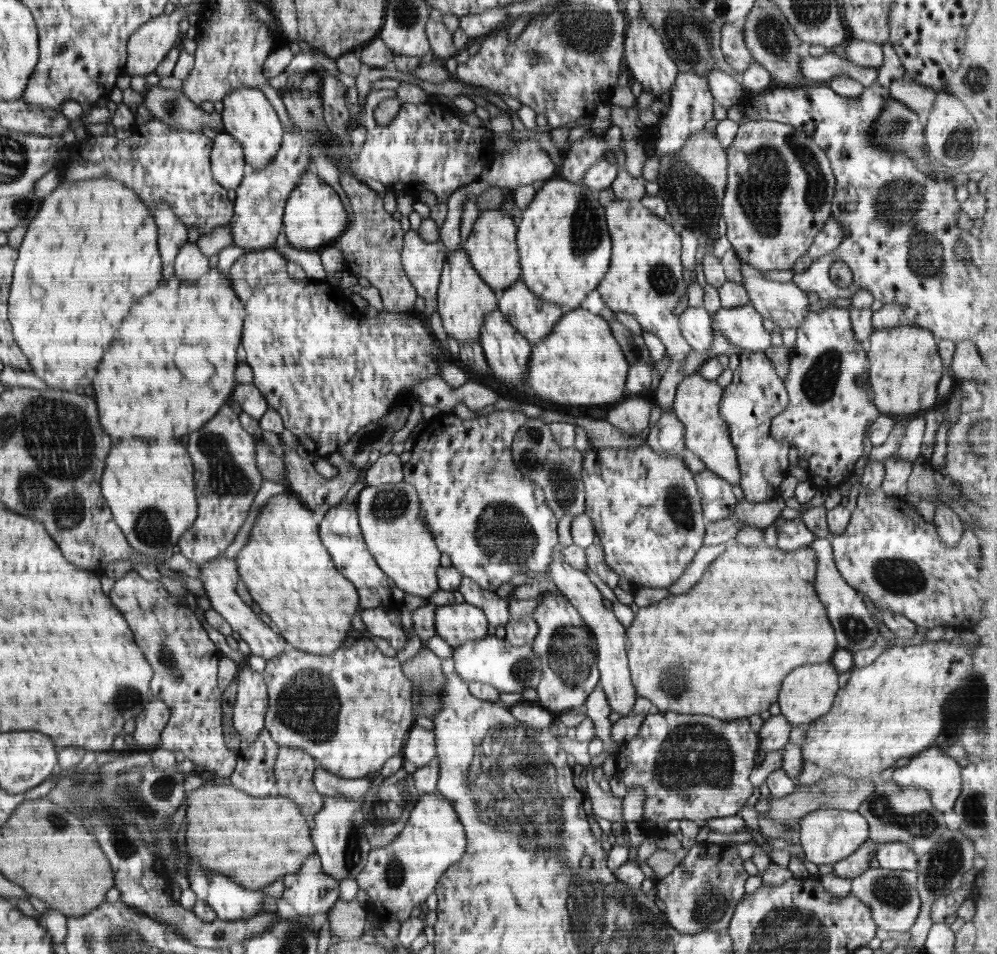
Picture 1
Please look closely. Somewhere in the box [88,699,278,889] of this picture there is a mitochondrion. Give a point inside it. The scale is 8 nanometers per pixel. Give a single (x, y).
(129, 800)

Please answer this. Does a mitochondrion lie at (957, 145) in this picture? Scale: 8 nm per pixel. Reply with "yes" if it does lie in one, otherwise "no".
yes

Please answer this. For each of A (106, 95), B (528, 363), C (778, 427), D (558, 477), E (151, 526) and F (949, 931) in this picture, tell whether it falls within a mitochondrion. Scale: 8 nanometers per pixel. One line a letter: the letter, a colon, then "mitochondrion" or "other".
A: other
B: other
C: other
D: mitochondrion
E: mitochondrion
F: other

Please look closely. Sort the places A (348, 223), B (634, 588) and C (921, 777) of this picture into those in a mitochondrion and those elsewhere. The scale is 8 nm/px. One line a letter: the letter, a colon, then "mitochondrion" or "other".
A: other
B: other
C: other

